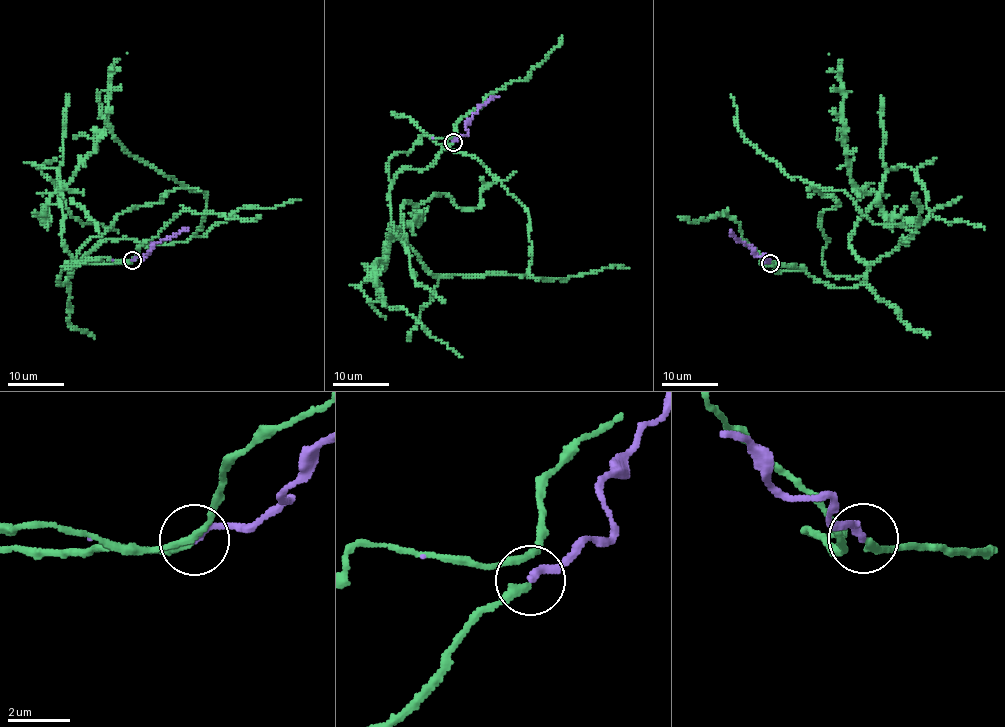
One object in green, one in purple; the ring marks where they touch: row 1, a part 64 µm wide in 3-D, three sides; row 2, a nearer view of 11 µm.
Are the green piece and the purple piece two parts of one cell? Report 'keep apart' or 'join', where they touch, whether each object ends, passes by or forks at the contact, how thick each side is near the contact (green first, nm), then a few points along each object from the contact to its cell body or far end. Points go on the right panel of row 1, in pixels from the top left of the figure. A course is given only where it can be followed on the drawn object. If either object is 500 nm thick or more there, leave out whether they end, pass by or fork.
join; at (770, 263); green passes by; purple ends there; 150 nm thick on the green side, 240 nm on the other; green runs (771, 263), (802, 267), (829, 285), (863, 281), (829, 275), (818, 214), (838, 205), (751, 144), (730, 94); purple runs (770, 263), (740, 243), (730, 231)

